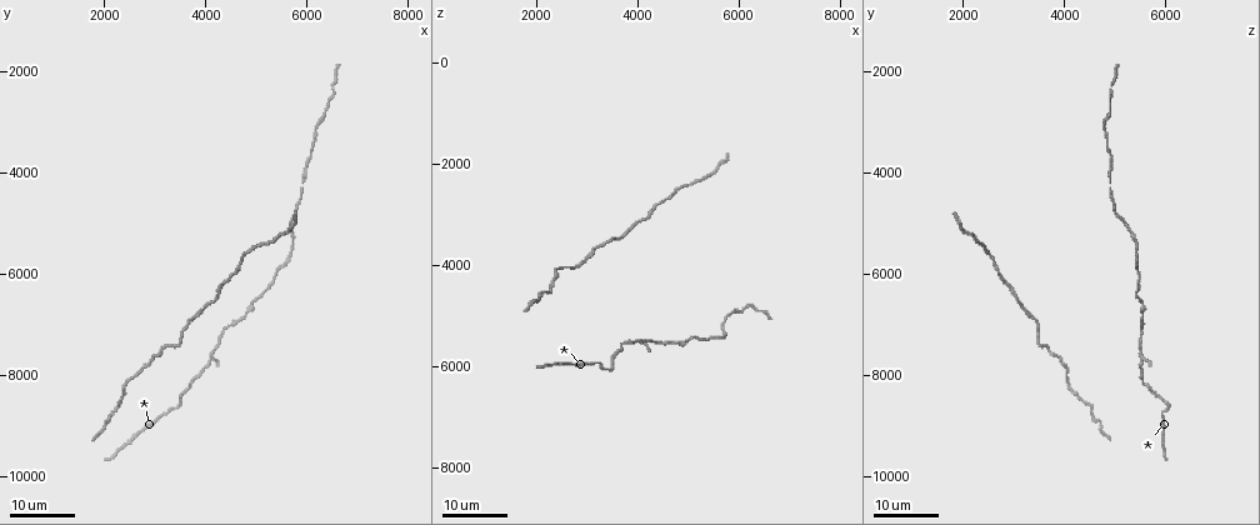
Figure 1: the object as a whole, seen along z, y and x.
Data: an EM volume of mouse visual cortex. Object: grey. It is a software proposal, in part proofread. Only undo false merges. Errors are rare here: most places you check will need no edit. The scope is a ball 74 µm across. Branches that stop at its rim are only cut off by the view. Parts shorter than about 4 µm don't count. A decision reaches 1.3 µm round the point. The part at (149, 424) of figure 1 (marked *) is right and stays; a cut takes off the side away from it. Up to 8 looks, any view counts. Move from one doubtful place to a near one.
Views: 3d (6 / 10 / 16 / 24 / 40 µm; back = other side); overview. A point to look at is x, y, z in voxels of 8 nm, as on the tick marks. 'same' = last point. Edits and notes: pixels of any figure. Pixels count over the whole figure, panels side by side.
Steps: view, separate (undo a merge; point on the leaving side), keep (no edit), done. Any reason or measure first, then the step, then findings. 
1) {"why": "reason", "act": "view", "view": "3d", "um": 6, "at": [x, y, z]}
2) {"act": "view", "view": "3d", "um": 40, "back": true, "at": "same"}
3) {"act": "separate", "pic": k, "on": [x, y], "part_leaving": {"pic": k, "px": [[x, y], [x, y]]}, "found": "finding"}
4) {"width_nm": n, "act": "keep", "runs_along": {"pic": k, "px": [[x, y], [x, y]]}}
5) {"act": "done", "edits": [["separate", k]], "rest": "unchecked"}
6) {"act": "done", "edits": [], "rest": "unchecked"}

{"why": "sudden change in width", "act": "view", "view": "3d", "um": 16, "at": [2350, 8200, 4100]}

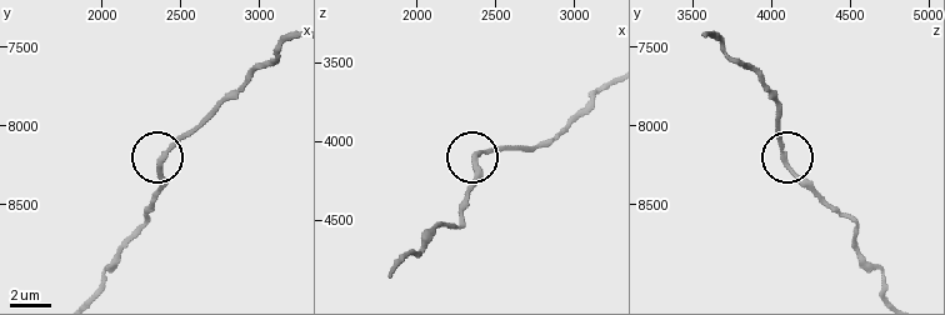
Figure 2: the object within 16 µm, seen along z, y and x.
{"why": "closer look", "act": "view", "view": "3d", "um": 6, "at": [2380, 8200, 4080]}

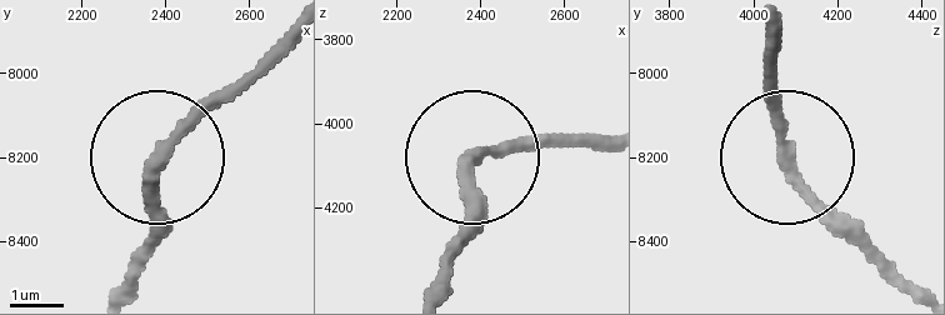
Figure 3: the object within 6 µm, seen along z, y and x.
{"act": "keep", "found": "one neuron here"}

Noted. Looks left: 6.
{"why": "calibre changes", "act": "view", "view": "3d", "um": 24, "at": [5000, 6550, 5500]}

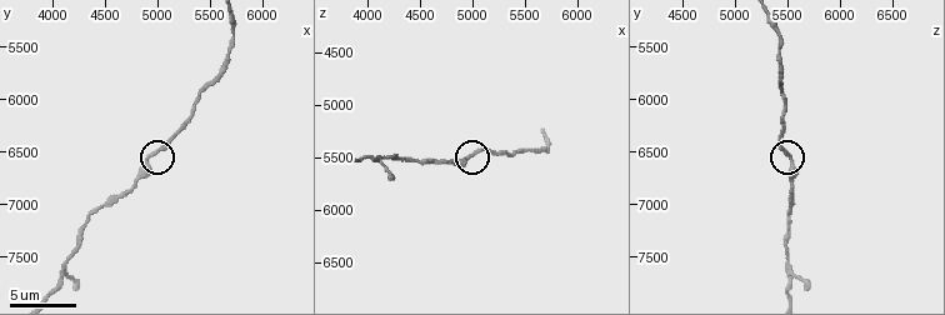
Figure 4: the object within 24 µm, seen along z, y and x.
{"act": "view", "view": "3d", "um": 6, "at": [4920, 6520, 5480]}

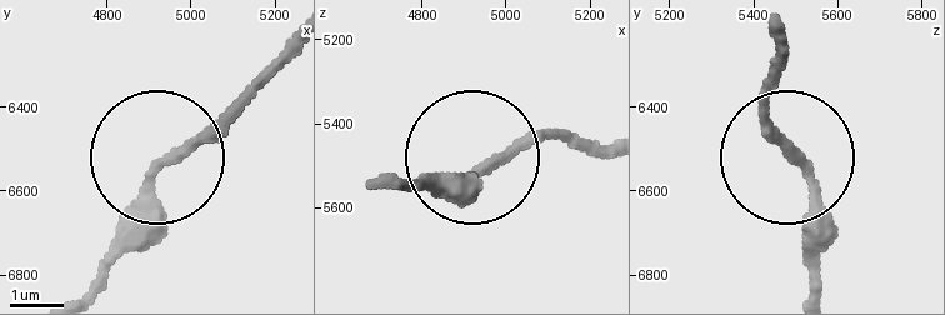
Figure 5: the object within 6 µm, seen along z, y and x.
{"act": "view", "view": "3d", "um": 6, "back": true, "at": [4945, 6530, 5500]}

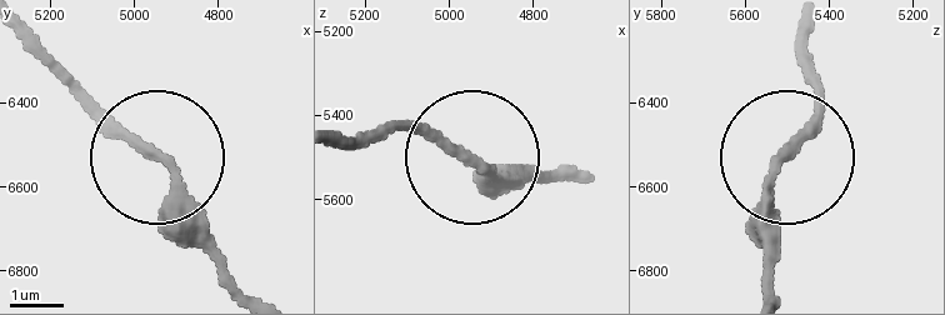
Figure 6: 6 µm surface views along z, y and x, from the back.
{"act": "keep", "found": "all the same neuron"}

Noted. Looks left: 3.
{"act": "view", "view": "3d", "um": 24, "at": [5900, 4150, 4850]}

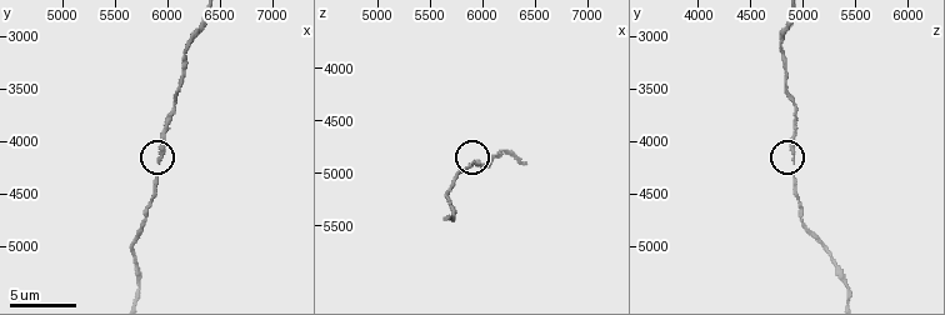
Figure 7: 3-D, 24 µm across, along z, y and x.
{"act": "view", "view": "3d", "um": 6, "at": [5960, 4120, 4900]}

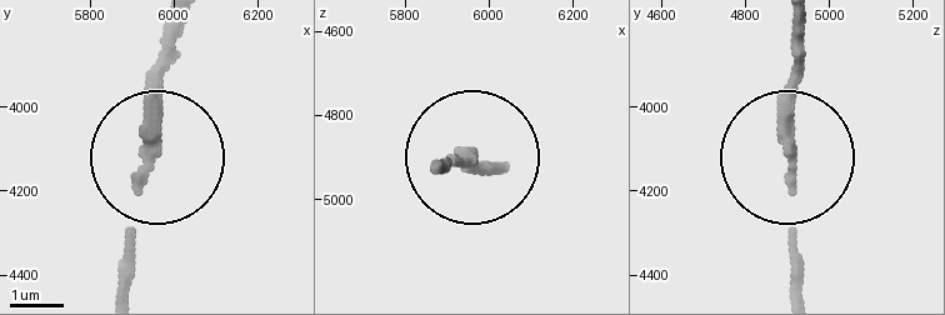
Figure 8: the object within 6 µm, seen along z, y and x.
{"act": "keep", "runs_along": {"pic": 8, "px": [[123, 285], [140, 178], [163, 138], [171, 21]]}, "found": "all the same neuron"}

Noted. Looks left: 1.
{"why": "narrows sharply", "act": "view", "view": "3d", "um": 10, "at": [3960, 7880, 5480]}

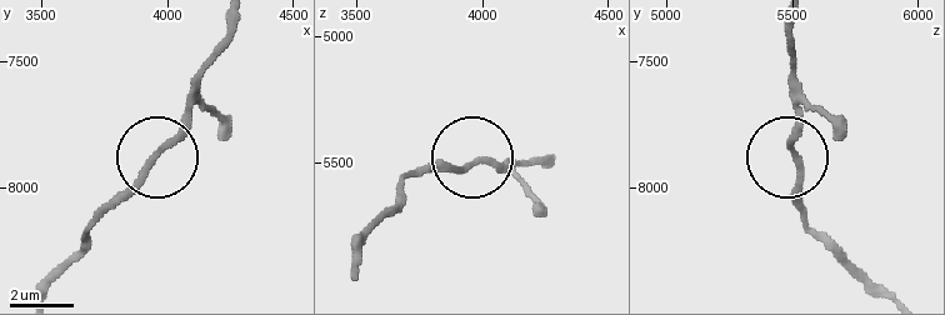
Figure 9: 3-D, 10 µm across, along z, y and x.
{"width_nm": 200, "act": "keep", "runs_along": {"pic": 9, "px": [[875, 291], [806, 223], [803, 174], [790, 149], [795, 80]]}, "found": "one neuron here"}

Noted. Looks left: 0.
{"act": "done", "edits": [], "rest": "unchecked"}

